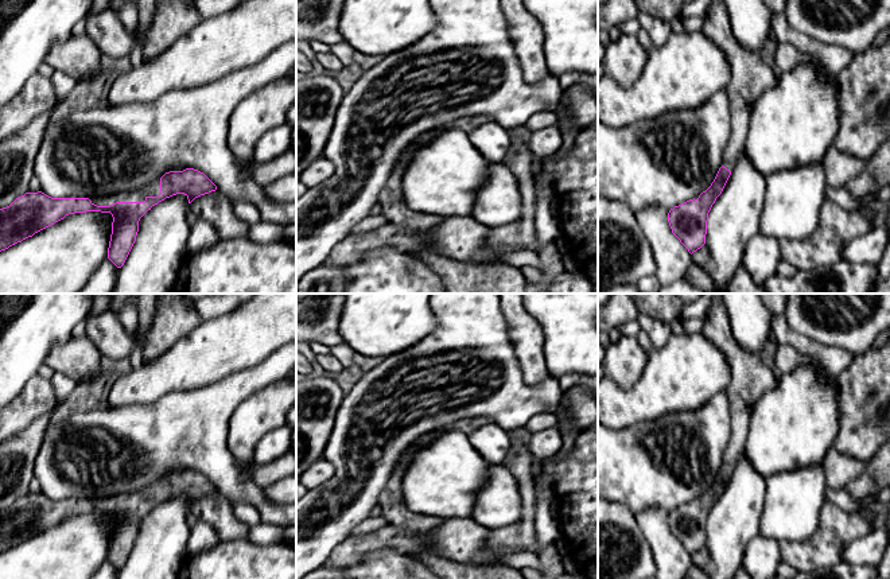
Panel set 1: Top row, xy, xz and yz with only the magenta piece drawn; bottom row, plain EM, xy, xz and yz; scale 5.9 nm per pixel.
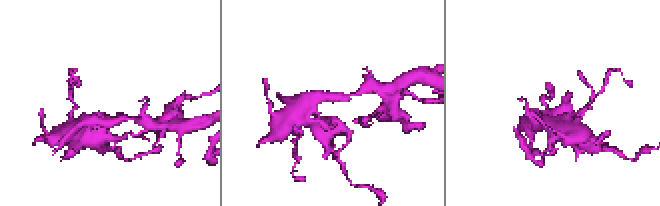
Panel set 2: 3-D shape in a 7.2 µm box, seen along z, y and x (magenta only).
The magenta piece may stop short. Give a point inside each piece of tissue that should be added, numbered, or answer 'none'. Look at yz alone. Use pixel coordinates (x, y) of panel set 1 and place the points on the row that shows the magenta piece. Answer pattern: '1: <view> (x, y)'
1: yz (750, 76)

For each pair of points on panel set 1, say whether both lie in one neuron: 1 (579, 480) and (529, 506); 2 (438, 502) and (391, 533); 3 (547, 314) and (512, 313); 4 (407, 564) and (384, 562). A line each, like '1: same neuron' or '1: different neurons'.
1: different neurons
2: different neurons
3: different neurons
4: same neuron

